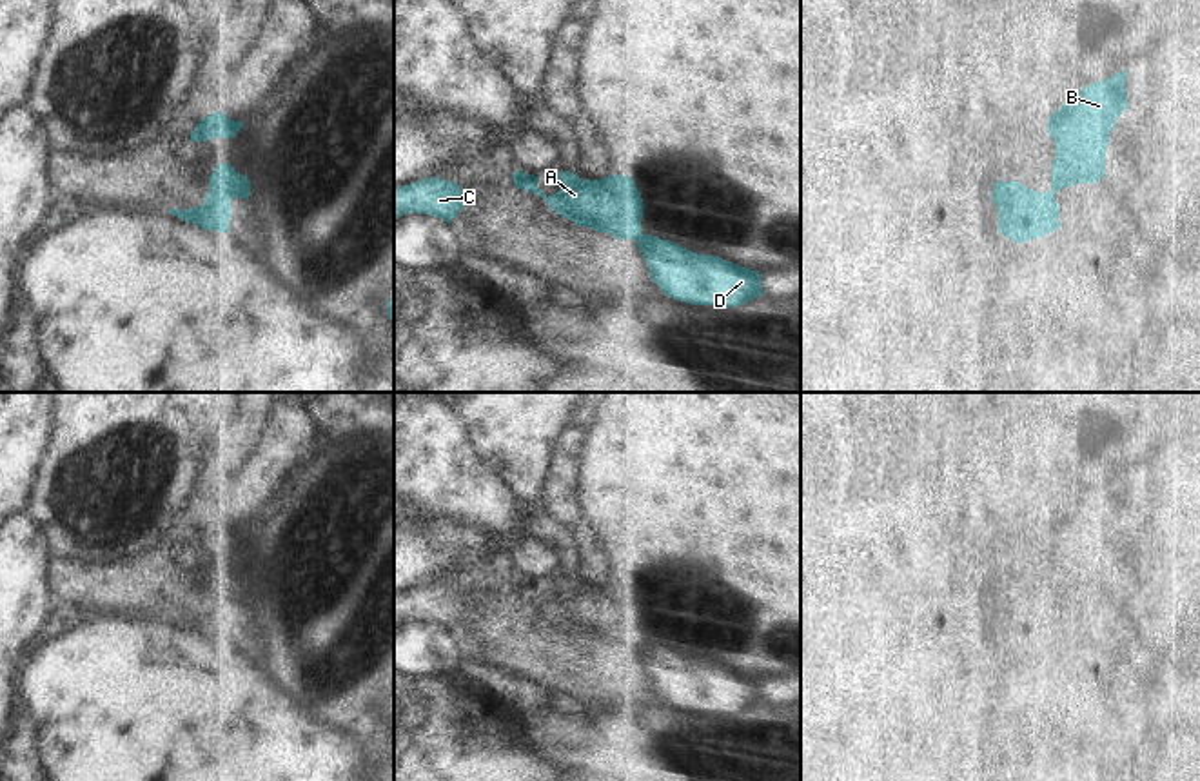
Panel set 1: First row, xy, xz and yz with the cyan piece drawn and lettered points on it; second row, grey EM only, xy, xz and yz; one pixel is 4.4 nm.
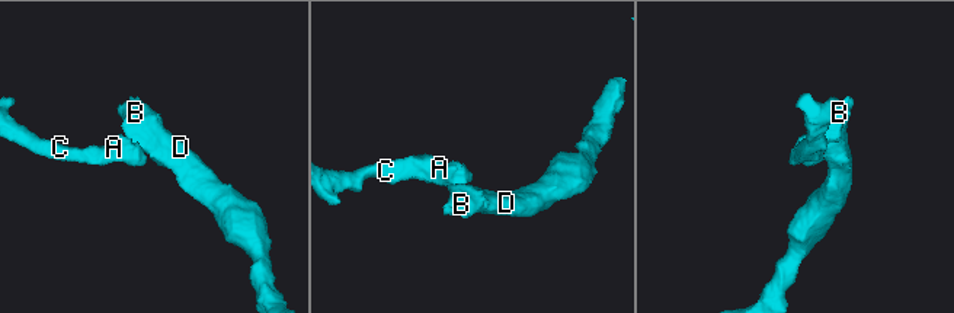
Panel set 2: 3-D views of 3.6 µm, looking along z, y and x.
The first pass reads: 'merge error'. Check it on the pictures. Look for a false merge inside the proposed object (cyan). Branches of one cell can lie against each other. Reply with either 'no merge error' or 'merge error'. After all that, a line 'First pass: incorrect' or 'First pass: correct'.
merge error
First pass: correct

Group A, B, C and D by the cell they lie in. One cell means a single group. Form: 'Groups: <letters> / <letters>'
Groups: A C / B D.

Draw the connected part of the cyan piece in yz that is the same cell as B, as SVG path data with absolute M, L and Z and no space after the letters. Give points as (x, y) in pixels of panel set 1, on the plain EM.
M1127 478L1104 489L1067 499L1064 512L1051 519L1048 539L1055 549L1051 599L1075 590L1095 590L1106 581L1109 541L1122 518L1127 518Z

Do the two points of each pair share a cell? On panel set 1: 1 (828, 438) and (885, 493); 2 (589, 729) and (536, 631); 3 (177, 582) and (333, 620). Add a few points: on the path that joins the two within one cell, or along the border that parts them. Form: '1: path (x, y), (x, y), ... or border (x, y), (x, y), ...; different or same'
1: border (855, 485), (825, 514); different
2: border (532, 676), (574, 696), (612, 703); different
3: border (187, 549), (207, 587); different

